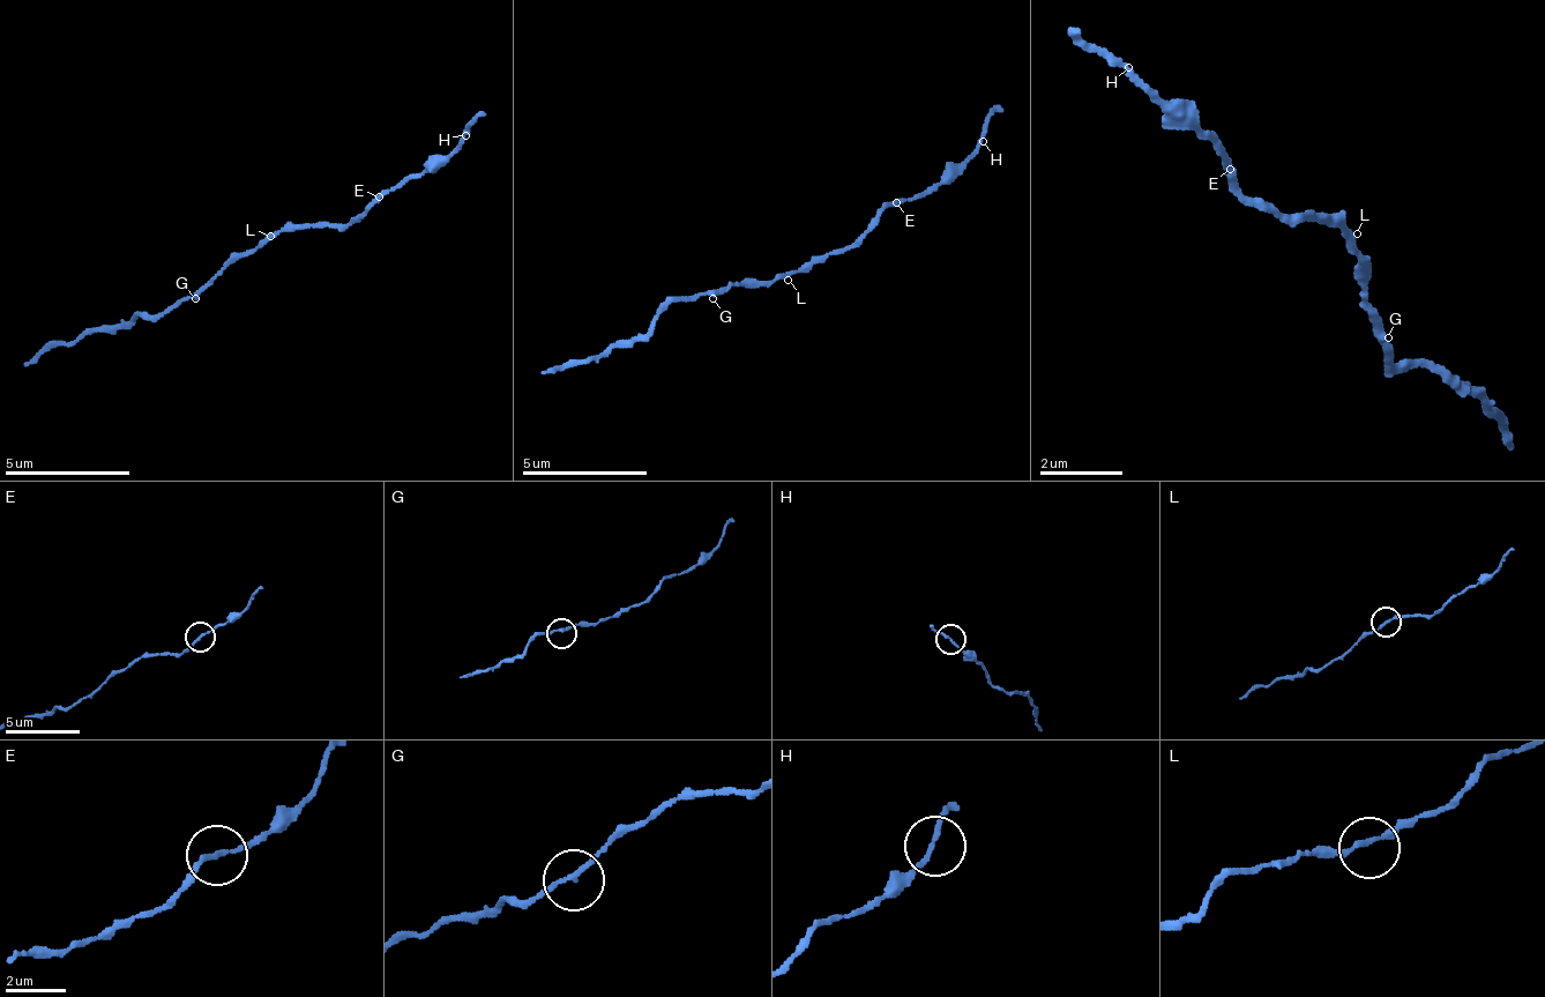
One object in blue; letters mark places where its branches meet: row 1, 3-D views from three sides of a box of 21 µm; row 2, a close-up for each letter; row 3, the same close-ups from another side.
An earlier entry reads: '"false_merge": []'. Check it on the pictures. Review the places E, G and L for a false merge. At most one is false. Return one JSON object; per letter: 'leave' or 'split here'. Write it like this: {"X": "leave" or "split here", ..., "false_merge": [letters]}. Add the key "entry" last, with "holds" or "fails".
{"E": "split here", "G": "leave", "L": "leave", "false_merge": ["E"], "entry": "fails"}

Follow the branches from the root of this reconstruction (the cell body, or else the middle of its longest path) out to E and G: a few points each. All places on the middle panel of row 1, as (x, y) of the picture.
E: (788, 273), (800, 267), (813, 267), (838, 254), (888, 205), (895, 205)
G: (788, 273), (775, 273), (769, 280), (731, 280), (713, 298)

